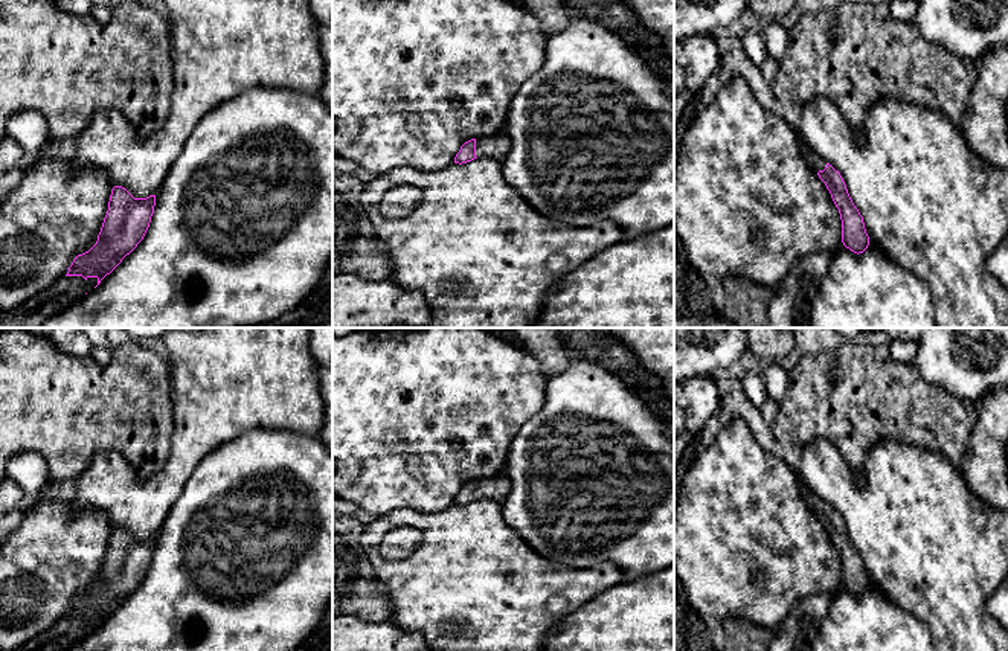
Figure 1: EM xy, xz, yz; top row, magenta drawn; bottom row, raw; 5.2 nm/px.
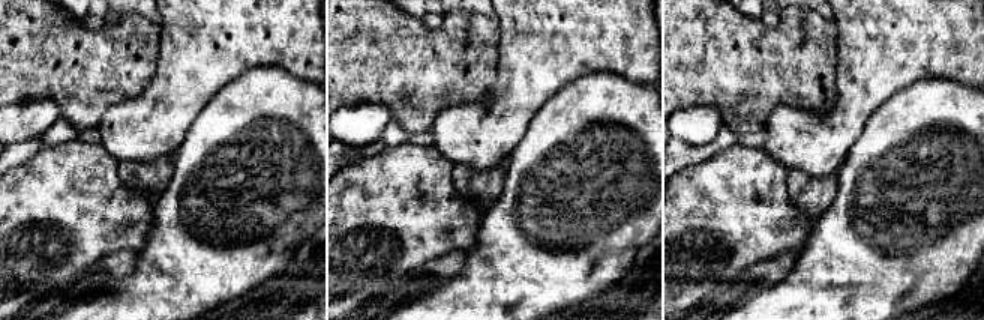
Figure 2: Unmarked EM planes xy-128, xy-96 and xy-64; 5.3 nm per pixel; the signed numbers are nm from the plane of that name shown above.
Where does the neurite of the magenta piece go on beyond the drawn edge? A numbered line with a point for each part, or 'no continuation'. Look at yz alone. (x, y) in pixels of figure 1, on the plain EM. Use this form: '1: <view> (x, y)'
1: yz (815, 502)

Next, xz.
1: xz (497, 487)

